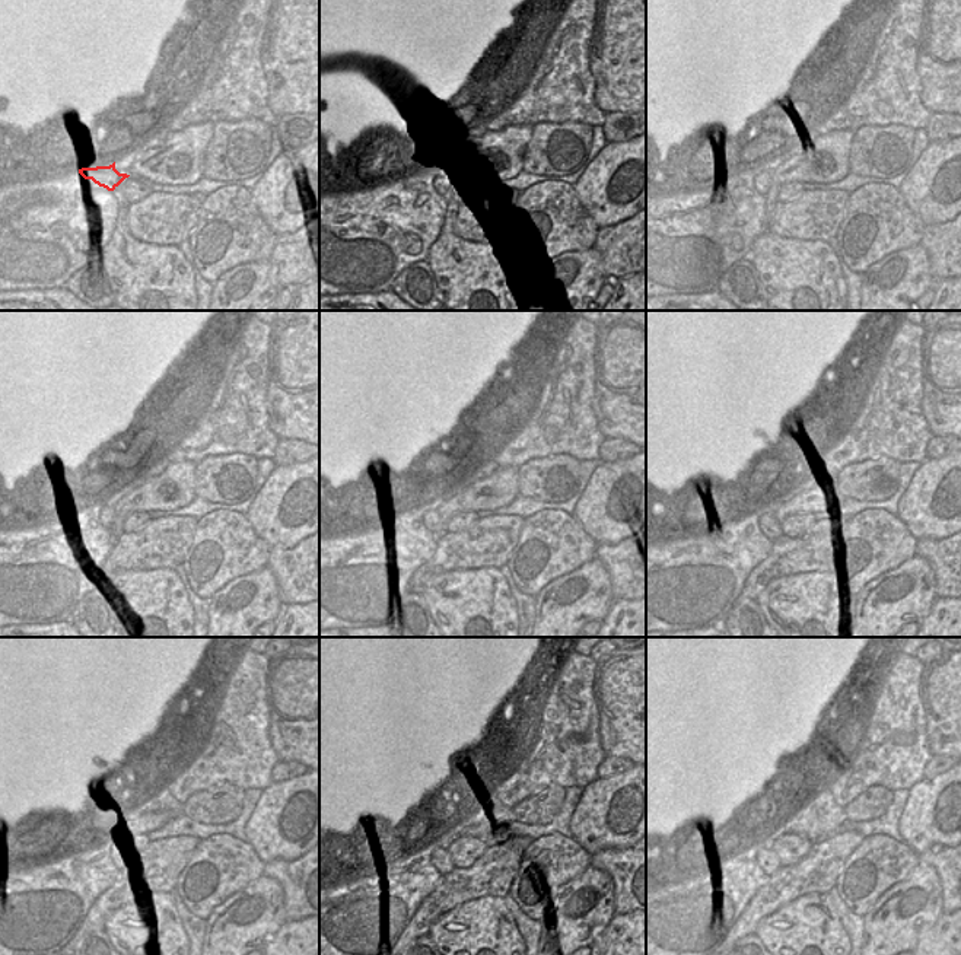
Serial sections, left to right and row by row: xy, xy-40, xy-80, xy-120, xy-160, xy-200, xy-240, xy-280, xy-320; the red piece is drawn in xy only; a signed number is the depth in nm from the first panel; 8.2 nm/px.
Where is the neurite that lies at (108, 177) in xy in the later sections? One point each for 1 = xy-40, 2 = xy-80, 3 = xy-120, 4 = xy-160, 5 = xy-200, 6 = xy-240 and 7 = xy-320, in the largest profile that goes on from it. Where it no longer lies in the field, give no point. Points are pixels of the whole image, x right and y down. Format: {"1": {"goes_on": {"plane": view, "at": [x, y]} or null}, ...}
{"1": {"goes_on": {"plane": "xy-40", "at": [436, 180]}}, "2": {"goes_on": {"plane": "xy-80", "at": [761, 181]}}, "3": {"goes_on": {"plane": "xy-120", "at": [107, 515]}}, "4": {"goes_on": {"plane": "xy-160", "at": [432, 519]}}, "5": {"goes_on": {"plane": "xy-200", "at": [770, 528]}}, "6": {"goes_on": {"plane": "xy-240", "at": [115, 852]}}, "7": {"goes_on": {"plane": "xy-320", "at": [767, 860]}}}

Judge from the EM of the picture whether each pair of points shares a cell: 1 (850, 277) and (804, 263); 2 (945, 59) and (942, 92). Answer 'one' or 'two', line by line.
1: two
2: one

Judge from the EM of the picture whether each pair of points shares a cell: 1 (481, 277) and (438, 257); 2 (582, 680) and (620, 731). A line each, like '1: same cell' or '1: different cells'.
1: same cell
2: different cells

